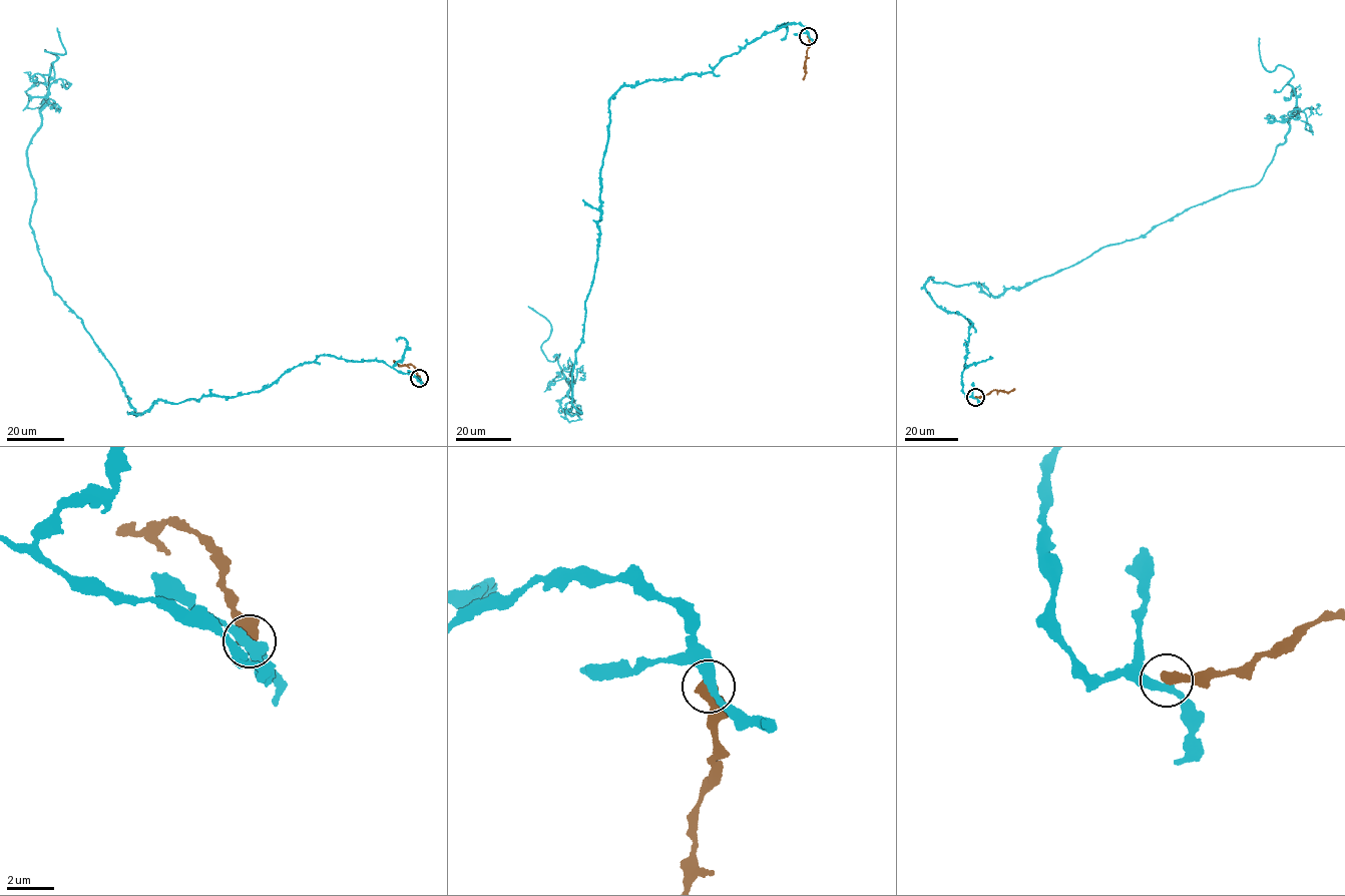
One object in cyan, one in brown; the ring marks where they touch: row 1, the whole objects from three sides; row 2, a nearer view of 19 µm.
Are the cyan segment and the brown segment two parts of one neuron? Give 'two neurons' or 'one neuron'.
two neurons

